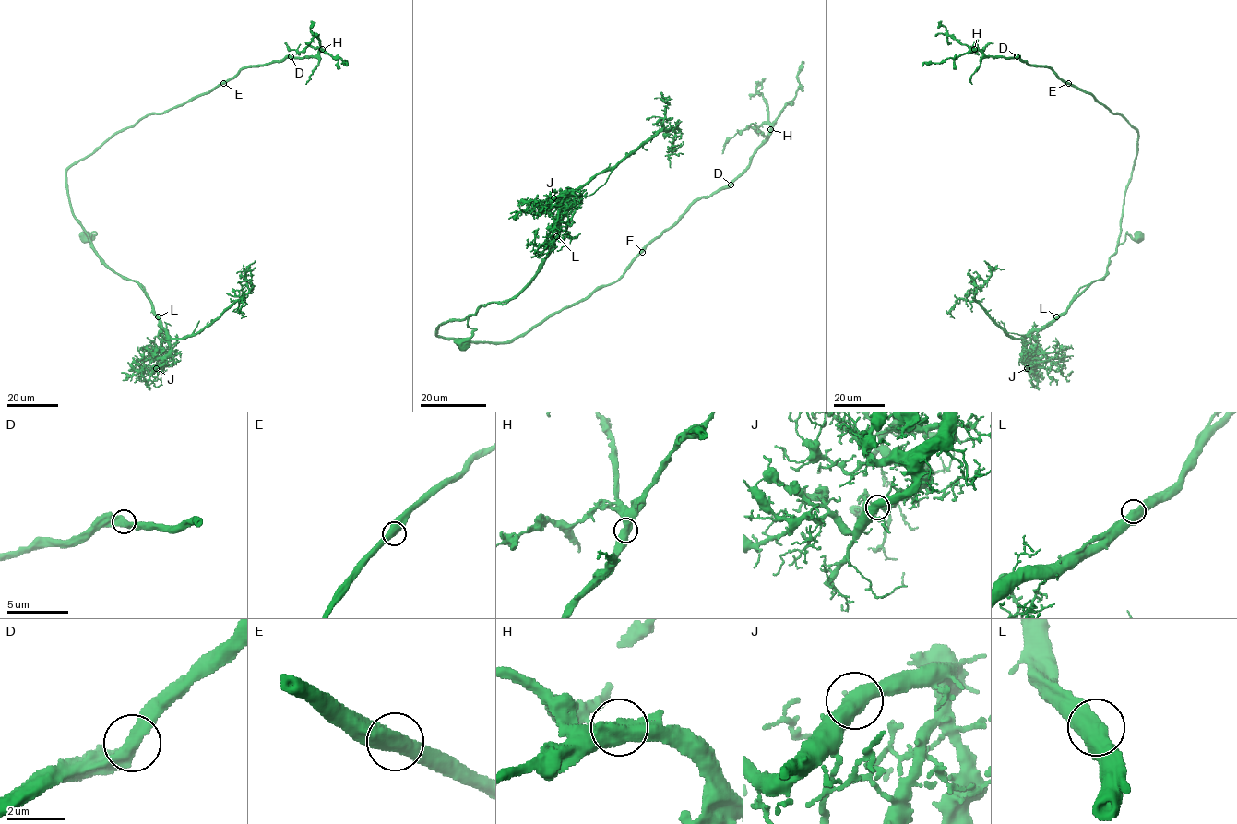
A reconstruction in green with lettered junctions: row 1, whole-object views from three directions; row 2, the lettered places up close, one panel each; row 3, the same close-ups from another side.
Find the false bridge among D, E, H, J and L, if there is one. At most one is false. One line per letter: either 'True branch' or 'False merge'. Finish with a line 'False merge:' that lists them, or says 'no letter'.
D: True branch
E: True branch
H: True branch
J: True branch
L: True branch
False merge: no letter

